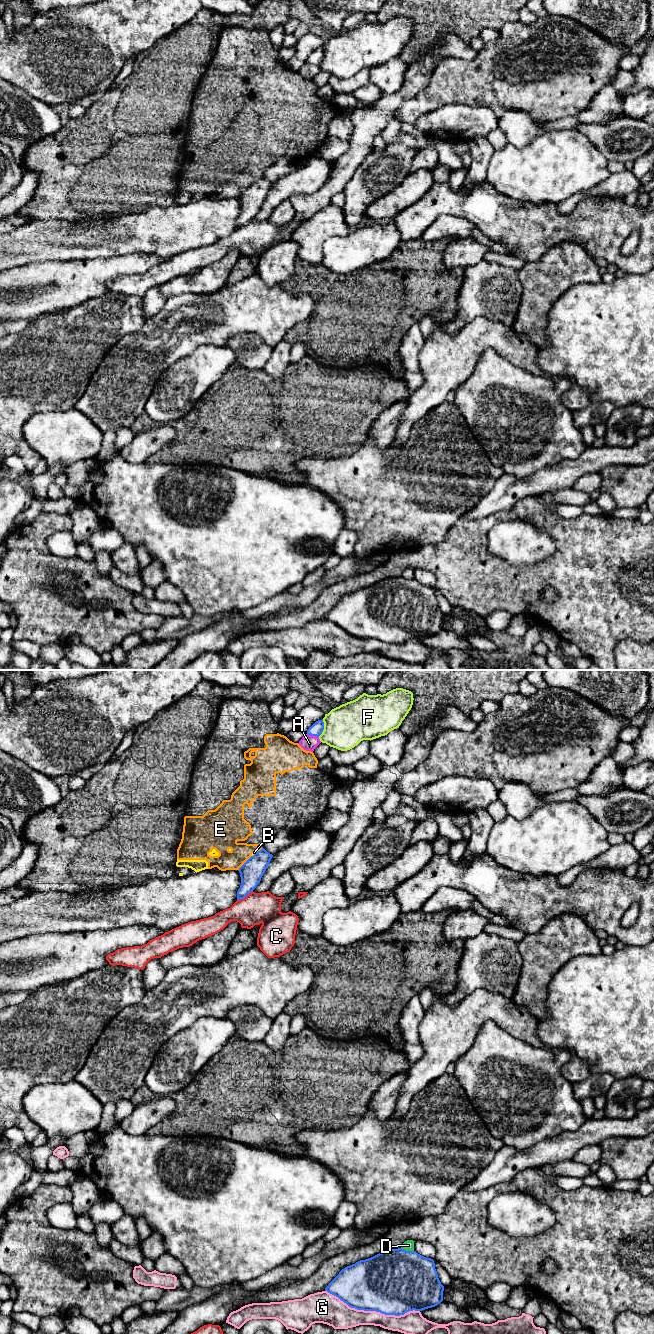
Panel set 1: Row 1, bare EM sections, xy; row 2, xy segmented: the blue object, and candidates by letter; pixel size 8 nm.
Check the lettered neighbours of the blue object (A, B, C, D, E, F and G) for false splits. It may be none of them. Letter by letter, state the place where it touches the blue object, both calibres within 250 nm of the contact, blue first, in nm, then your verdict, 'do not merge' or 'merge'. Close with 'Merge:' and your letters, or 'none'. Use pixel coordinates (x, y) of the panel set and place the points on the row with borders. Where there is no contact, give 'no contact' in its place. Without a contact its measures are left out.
A: xy (313, 735) | 100/120 nm | do not merge
B: xy (254, 854) | 180/20 nm | do not merge
C: xy (244, 897) | 180/260 nm | do not merge
D: xy (407, 1251) | 500/90 nm | do not merge
E: xy (244, 863) | 180/180 nm | do not merge
F: xy (323, 728) | 100/340 nm | do not merge
G: xy (372, 1310) | 480/200 nm | do not merge
Merge: none

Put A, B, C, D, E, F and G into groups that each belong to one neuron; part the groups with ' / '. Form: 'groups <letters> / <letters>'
groups A / B E / C / D / F / G

